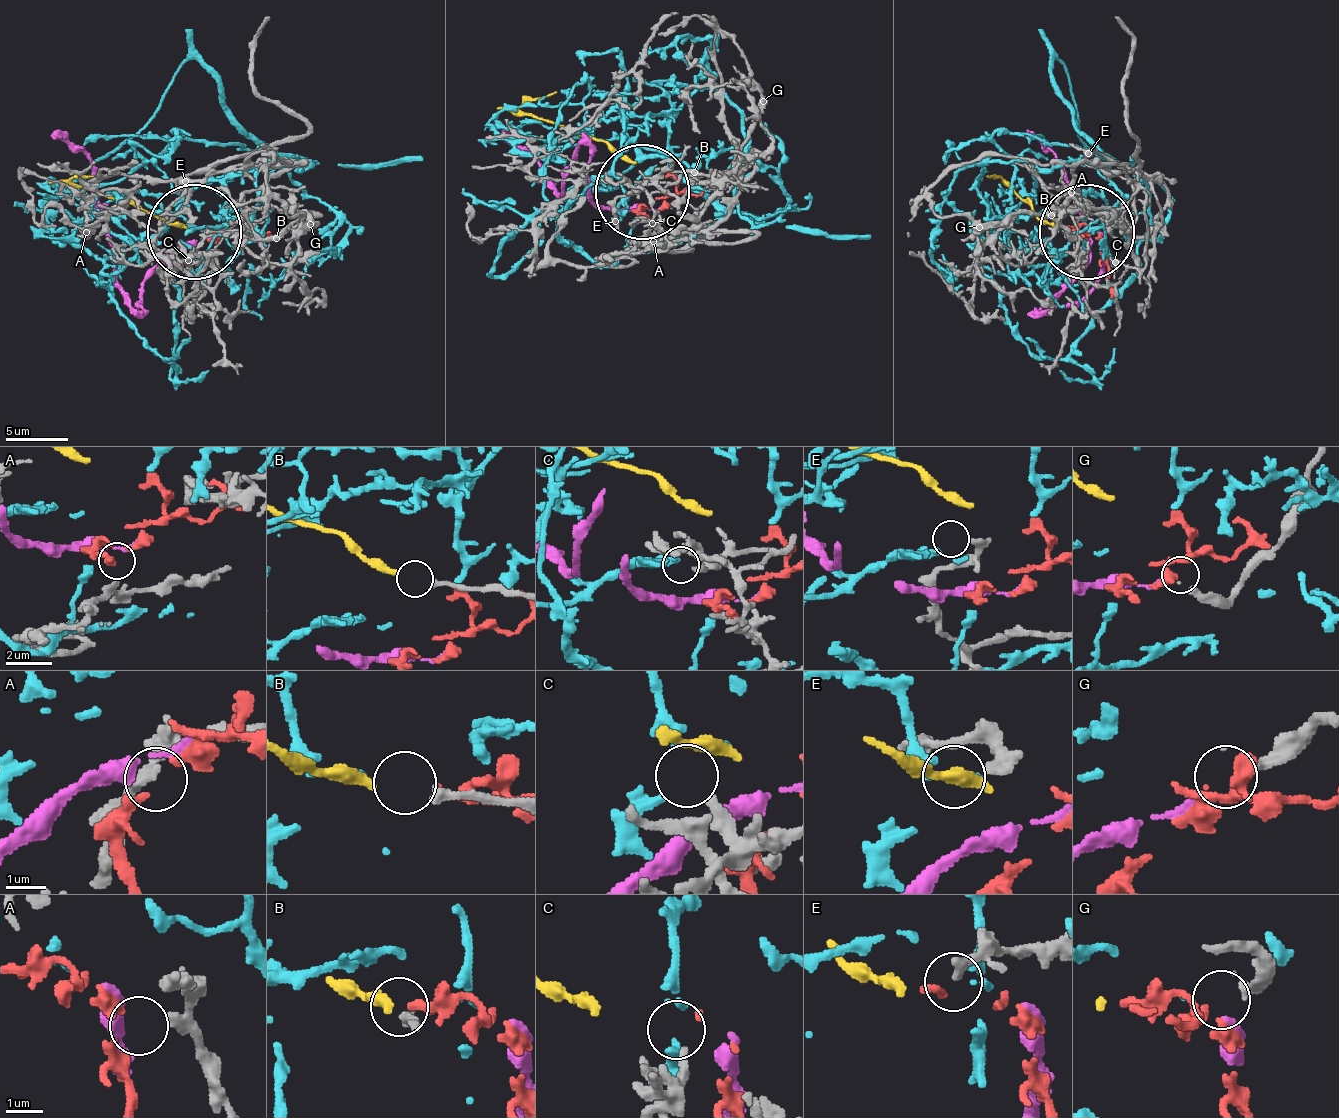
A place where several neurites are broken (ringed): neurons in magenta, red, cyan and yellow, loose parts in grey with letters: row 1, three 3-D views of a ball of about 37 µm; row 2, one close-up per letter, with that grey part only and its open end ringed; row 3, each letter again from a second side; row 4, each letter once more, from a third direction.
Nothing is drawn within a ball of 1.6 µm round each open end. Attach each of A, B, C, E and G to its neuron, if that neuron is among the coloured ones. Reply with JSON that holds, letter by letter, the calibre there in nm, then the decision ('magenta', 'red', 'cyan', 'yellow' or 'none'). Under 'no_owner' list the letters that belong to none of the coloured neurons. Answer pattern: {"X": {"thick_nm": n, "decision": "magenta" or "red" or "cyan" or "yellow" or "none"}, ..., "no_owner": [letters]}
{"A": {"thick_nm": 240, "decision": "red"}, "B": {"thick_nm": 240, "decision": "yellow"}, "C": {"thick_nm": 260, "decision": "cyan"}, "E": {"thick_nm": 320, "decision": "none"}, "G": {"thick_nm": 220, "decision": "magenta"}, "no_owner": ["E"]}

